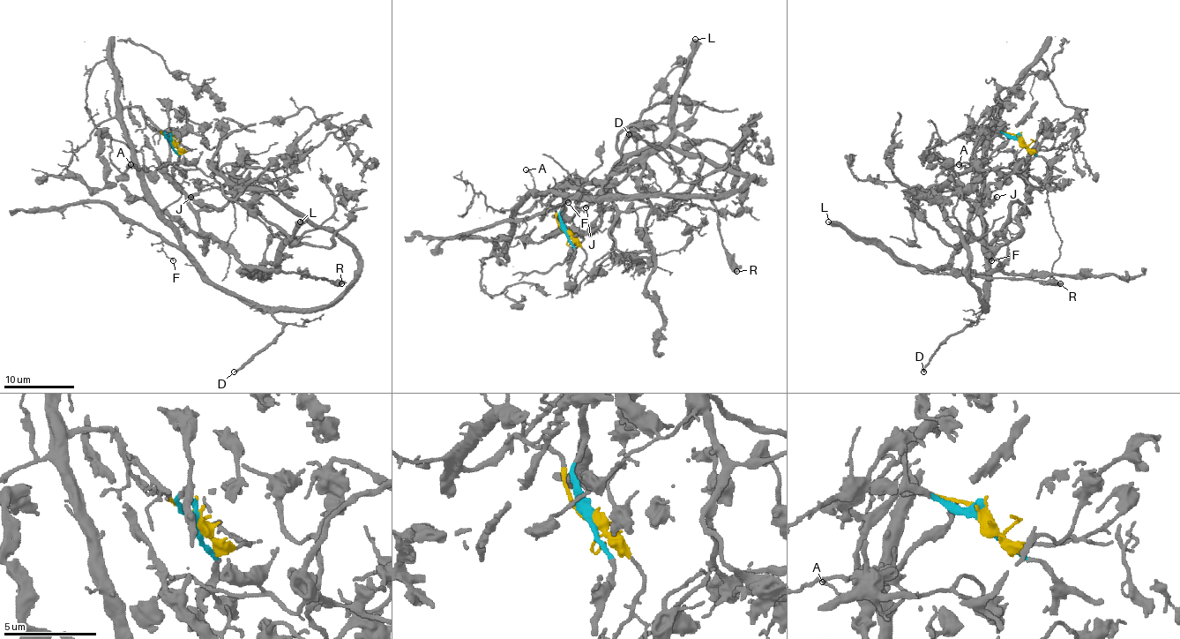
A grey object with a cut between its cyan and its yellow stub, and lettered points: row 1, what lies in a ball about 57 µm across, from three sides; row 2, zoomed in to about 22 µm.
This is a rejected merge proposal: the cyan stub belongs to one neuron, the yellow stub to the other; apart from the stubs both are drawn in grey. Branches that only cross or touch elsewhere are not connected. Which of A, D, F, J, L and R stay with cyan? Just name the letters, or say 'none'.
J, L, R

